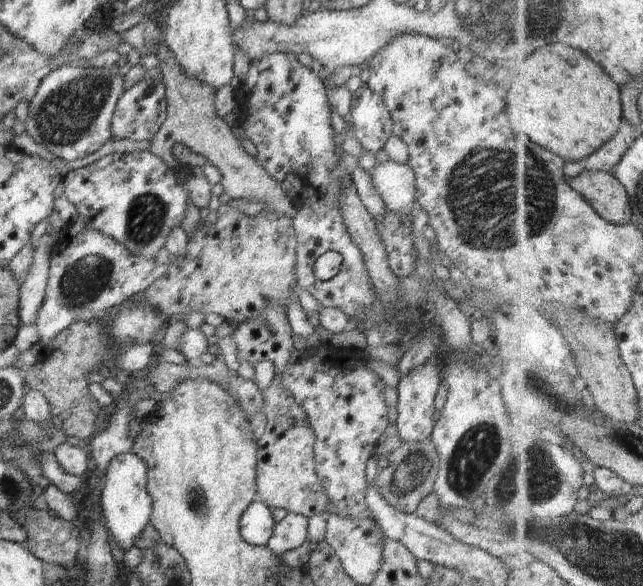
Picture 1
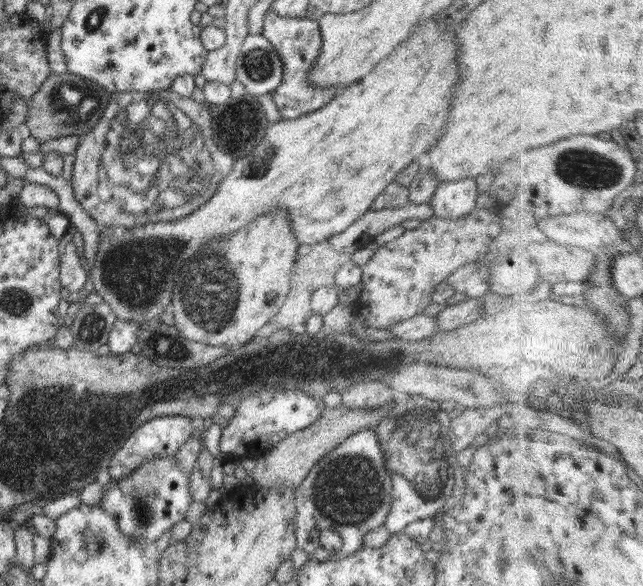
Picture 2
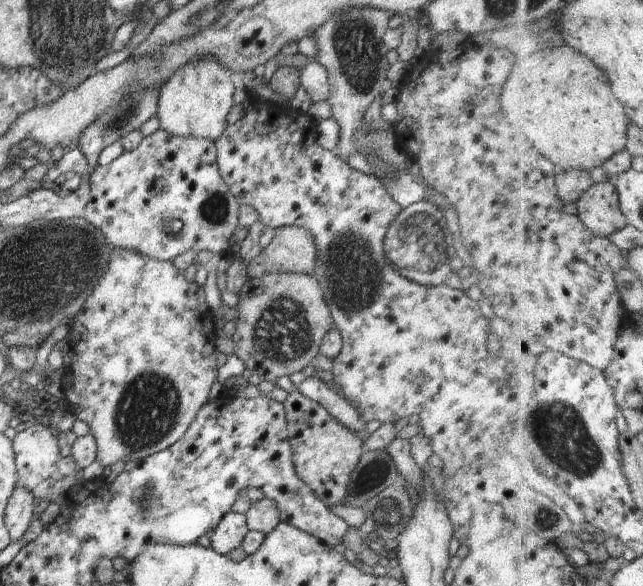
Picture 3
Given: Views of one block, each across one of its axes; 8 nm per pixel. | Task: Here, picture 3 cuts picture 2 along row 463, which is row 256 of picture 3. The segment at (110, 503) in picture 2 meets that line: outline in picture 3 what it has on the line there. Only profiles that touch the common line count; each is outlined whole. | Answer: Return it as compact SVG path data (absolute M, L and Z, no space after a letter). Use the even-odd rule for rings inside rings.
M162 129L145 136L132 152L124 151L107 165L96 165L89 175L89 201L83 217L103 232L113 249L138 252L156 260L171 260L190 249L224 253L238 226L238 200L222 180L217 165L215 142L204 138L172 136Z

